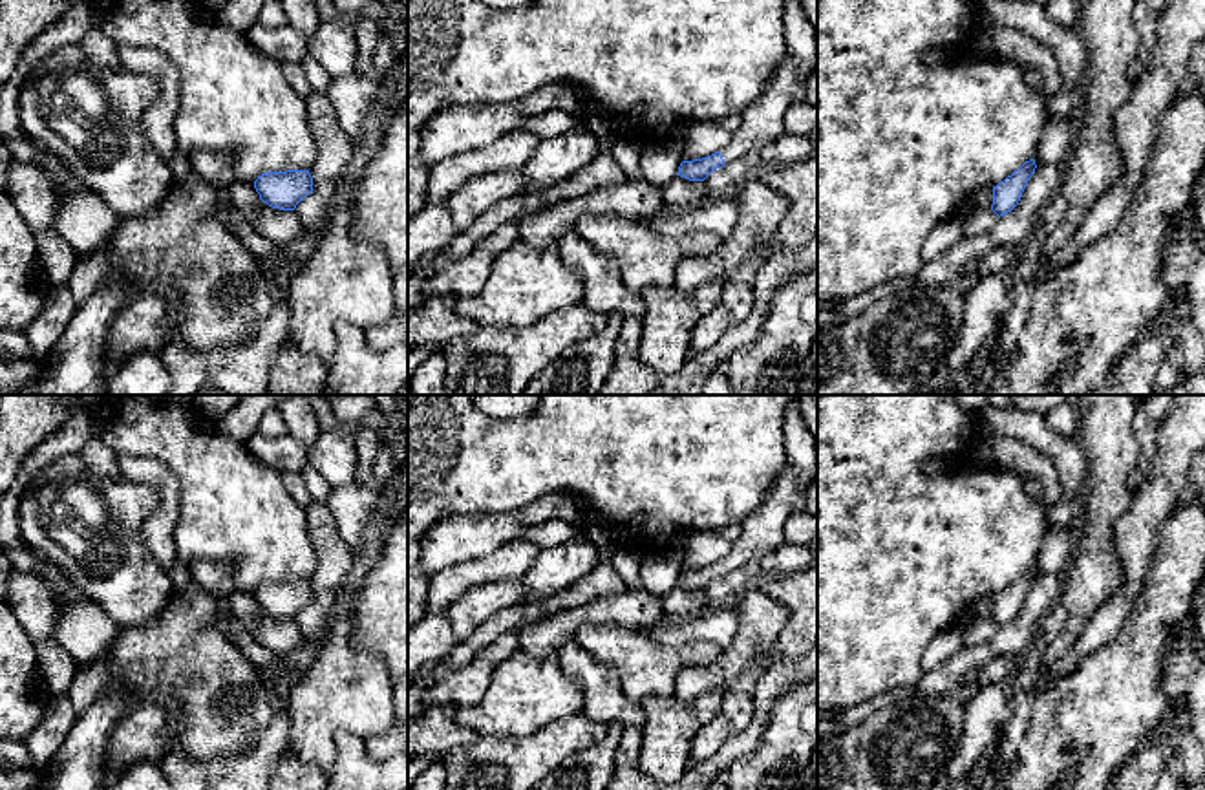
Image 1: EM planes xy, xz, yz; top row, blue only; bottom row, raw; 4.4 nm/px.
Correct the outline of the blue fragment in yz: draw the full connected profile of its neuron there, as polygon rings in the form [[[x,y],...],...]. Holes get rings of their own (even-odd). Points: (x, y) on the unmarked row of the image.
[[[1075,527],[1048,530],[1033,567],[1011,585],[1008,585],[1004,591],[1000,591],[997,596],[993,596],[991,620],[998,627],[1006,625],[1018,614],[1022,602],[1037,576],[1064,574],[1073,549],[1073,534]]]

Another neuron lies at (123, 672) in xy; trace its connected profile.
[[[196,582],[174,587],[165,611],[144,625],[121,627],[108,651],[77,673],[66,693],[75,713],[93,704],[113,678],[130,686],[130,708],[154,702],[161,710],[176,708],[183,719],[181,753],[190,763],[230,759],[245,750],[276,715],[267,675],[260,673],[216,625],[218,602]]]

